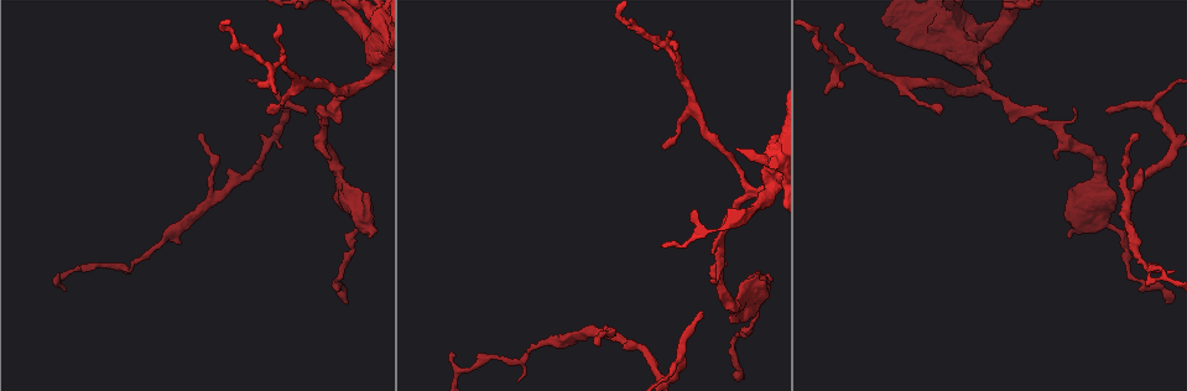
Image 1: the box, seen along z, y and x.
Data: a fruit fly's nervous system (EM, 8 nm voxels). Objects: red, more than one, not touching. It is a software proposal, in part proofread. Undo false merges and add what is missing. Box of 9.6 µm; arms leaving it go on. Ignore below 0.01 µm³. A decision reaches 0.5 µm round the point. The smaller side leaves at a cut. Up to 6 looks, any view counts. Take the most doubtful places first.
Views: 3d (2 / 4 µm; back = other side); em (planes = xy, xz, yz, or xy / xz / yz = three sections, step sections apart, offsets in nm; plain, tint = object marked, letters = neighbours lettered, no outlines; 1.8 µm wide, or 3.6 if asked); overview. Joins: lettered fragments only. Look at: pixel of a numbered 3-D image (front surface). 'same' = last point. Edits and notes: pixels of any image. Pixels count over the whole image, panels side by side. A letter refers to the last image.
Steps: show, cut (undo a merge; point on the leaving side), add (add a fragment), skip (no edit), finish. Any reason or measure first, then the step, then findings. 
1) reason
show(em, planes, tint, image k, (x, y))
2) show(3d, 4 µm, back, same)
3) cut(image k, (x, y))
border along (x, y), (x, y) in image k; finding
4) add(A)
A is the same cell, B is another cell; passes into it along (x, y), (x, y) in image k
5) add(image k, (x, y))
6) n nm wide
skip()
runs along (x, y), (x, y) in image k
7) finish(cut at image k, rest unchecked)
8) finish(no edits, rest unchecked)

an open end
show(3d, 2 µm, image 1, (1107, 109))

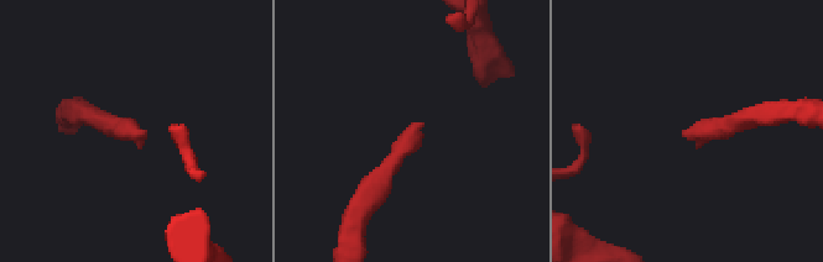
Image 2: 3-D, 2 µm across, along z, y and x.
need the tissue
show(em, xy, step 16, tint, image 2, (683, 131))

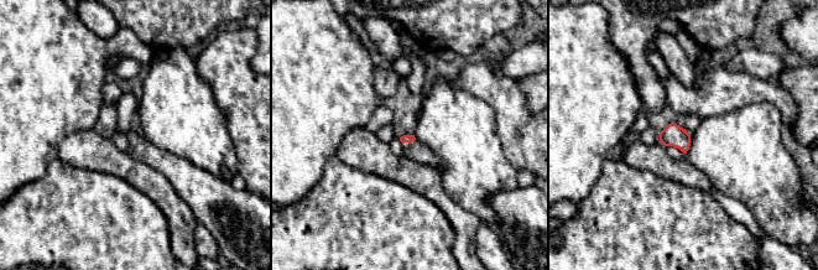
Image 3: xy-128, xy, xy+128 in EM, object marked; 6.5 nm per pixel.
show(em, planes, letters, same)

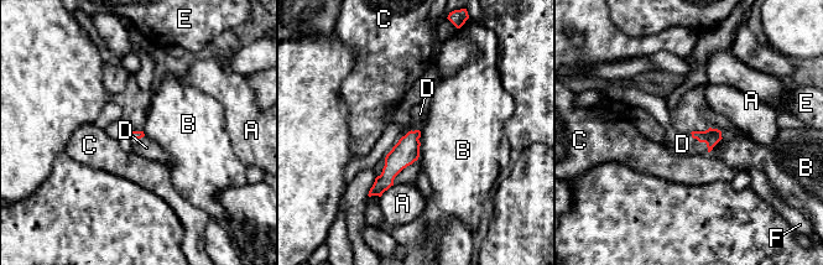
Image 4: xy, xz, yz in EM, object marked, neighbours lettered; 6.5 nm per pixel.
add(D)
D is the same cell, A, B, C, E and F are other cells; passes into it along (712, 136), (702, 141), (682, 144) in image 4; the neuron continues

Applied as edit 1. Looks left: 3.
show(overview)

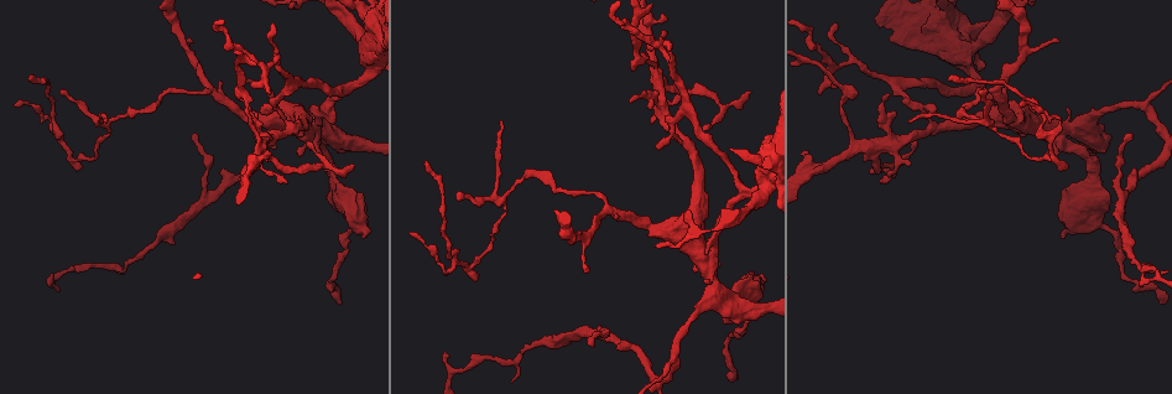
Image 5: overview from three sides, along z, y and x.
branch stops here
show(em, planes, tint, image 5, (592, 344))

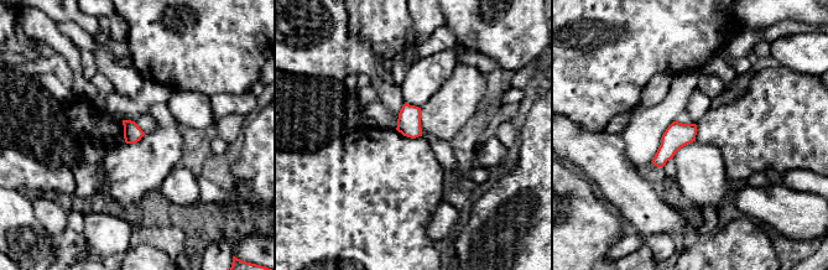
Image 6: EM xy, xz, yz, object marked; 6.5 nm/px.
show(em, planes, letters, same)

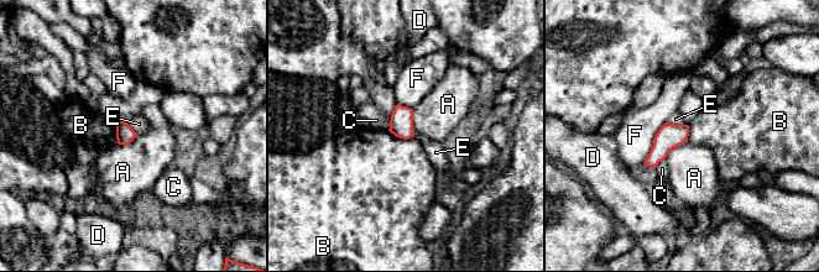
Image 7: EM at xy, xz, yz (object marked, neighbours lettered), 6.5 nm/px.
skip()
A, B, C, D, E and F are other cells; border along (389, 130), (403, 139), (413, 137) in image 7; no lettered fragment goes on from it

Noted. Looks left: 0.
finish(add at image 4, rest unchecked)

